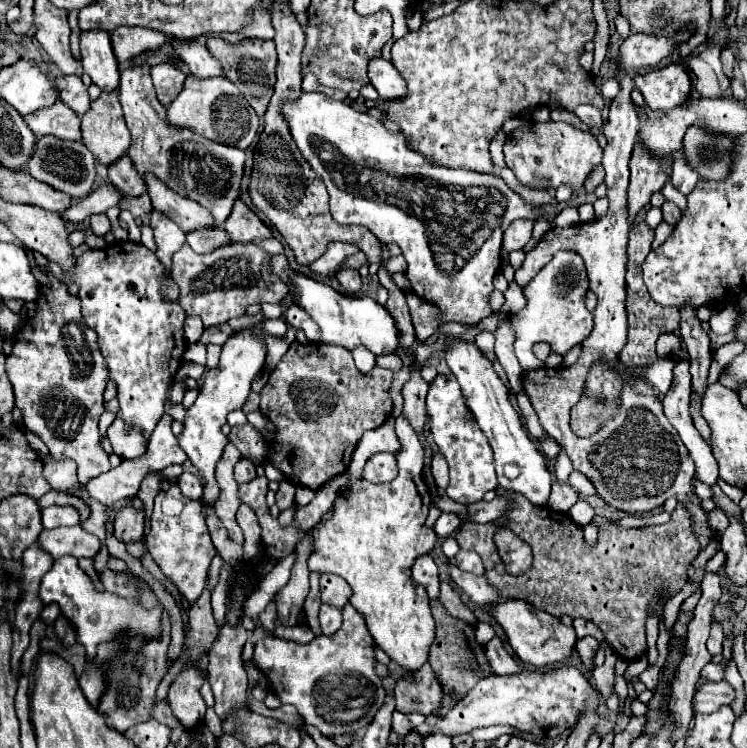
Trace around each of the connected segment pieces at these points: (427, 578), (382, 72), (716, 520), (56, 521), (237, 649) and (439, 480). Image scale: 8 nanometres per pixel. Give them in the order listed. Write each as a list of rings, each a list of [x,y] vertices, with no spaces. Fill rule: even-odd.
[[[421,554],[413,566],[413,580],[425,586],[429,598],[439,598],[439,570],[429,554]]]
[[[373,58],[369,62],[369,80],[373,88],[379,92],[381,100],[401,98],[403,94],[407,94],[403,78],[399,78],[395,66],[385,58]]]
[[[711,510],[711,512],[707,512],[707,524],[711,526],[711,528],[715,528],[715,530],[725,530],[727,528],[727,516],[721,512],[721,510]]]
[[[49,506],[41,510],[43,526],[57,528],[57,526],[75,526],[80,523],[80,516],[71,506]]]
[[[241,618],[237,620],[237,624],[229,624],[225,622],[221,626],[219,636],[215,638],[211,650],[209,650],[209,682],[211,682],[211,690],[215,694],[215,712],[223,718],[225,714],[229,714],[235,706],[245,706],[247,702],[247,674],[243,668],[243,660],[241,660],[241,650],[243,644],[247,640],[247,632],[241,624]]]
[[[435,452],[435,456],[433,456],[431,472],[433,472],[433,478],[435,478],[437,488],[439,490],[447,490],[447,486],[449,486],[449,466],[447,466],[445,458],[439,452]]]

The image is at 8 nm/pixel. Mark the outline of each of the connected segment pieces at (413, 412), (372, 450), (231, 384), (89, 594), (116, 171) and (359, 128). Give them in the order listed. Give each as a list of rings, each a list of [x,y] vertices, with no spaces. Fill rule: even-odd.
[[[415,372],[413,378],[403,386],[403,398],[405,398],[403,416],[409,420],[409,424],[419,436],[423,436],[423,424],[427,420],[427,410],[425,410],[427,390],[429,384],[419,376],[419,372]]]
[[[391,416],[377,430],[371,430],[371,432],[363,434],[363,438],[359,440],[359,444],[357,444],[355,452],[353,452],[349,470],[347,470],[351,474],[351,482],[355,482],[357,478],[361,478],[363,466],[365,466],[365,462],[367,462],[369,456],[373,456],[377,452],[397,452],[399,450],[399,440],[395,436],[393,424],[395,424],[395,418]]]
[[[283,318],[263,320],[255,328],[257,328],[257,332],[241,330],[241,332],[233,334],[223,344],[219,366],[205,374],[203,386],[199,388],[199,398],[187,410],[187,416],[185,416],[185,422],[183,422],[185,428],[183,428],[181,436],[177,438],[179,446],[183,448],[187,458],[193,462],[193,466],[197,468],[199,478],[203,482],[203,496],[199,498],[199,502],[203,506],[203,516],[207,516],[209,508],[215,506],[215,500],[219,496],[219,484],[217,484],[217,478],[215,478],[215,466],[221,460],[223,448],[229,442],[227,436],[221,432],[221,426],[225,424],[225,418],[227,418],[229,412],[243,408],[243,404],[247,402],[247,396],[251,392],[253,378],[263,372],[265,354],[267,354],[267,336],[285,338],[285,334],[287,334],[287,324],[285,324]]]
[[[61,558],[59,562],[53,564],[53,568],[43,576],[39,596],[45,604],[55,602],[55,604],[61,606],[61,612],[77,628],[77,642],[81,642],[87,648],[89,666],[87,666],[85,674],[79,678],[79,682],[81,682],[81,690],[83,690],[85,698],[93,706],[97,706],[97,700],[99,700],[99,694],[103,694],[103,682],[105,682],[105,674],[93,664],[97,644],[107,642],[107,640],[119,636],[119,632],[123,634],[125,630],[131,630],[135,634],[143,632],[147,638],[153,638],[153,636],[159,634],[159,614],[161,614],[161,610],[151,610],[149,612],[149,610],[143,610],[143,606],[139,606],[135,600],[125,600],[125,598],[107,591],[95,590],[93,582],[79,568],[75,558]]]
[[[127,154],[109,164],[109,180],[123,190],[125,196],[139,196],[145,192],[145,184]]]
[[[303,92],[295,100],[285,100],[281,112],[303,158],[327,186],[331,214],[339,224],[359,224],[369,228],[385,244],[397,242],[407,258],[407,276],[413,292],[439,306],[445,320],[477,324],[493,312],[487,300],[493,292],[493,276],[497,274],[495,266],[501,266],[501,236],[513,220],[533,220],[537,216],[533,206],[525,204],[523,198],[517,196],[499,176],[431,164],[427,158],[405,146],[401,132],[389,132],[369,114],[357,112],[345,102],[333,100],[321,92]]]

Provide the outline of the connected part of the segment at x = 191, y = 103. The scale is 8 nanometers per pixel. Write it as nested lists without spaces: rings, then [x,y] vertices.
[[[189,74],[181,94],[167,106],[167,122],[177,128],[189,128],[213,142],[223,142],[237,148],[247,148],[259,128],[259,118],[239,88],[227,78],[199,78]]]

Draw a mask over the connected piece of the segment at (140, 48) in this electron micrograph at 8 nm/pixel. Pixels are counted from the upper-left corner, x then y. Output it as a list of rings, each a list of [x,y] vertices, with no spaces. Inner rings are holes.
[[[119,26],[111,34],[111,44],[117,62],[127,62],[143,52],[157,50],[165,44],[165,40],[167,36],[163,32],[155,32],[151,28],[139,28],[139,26]]]

